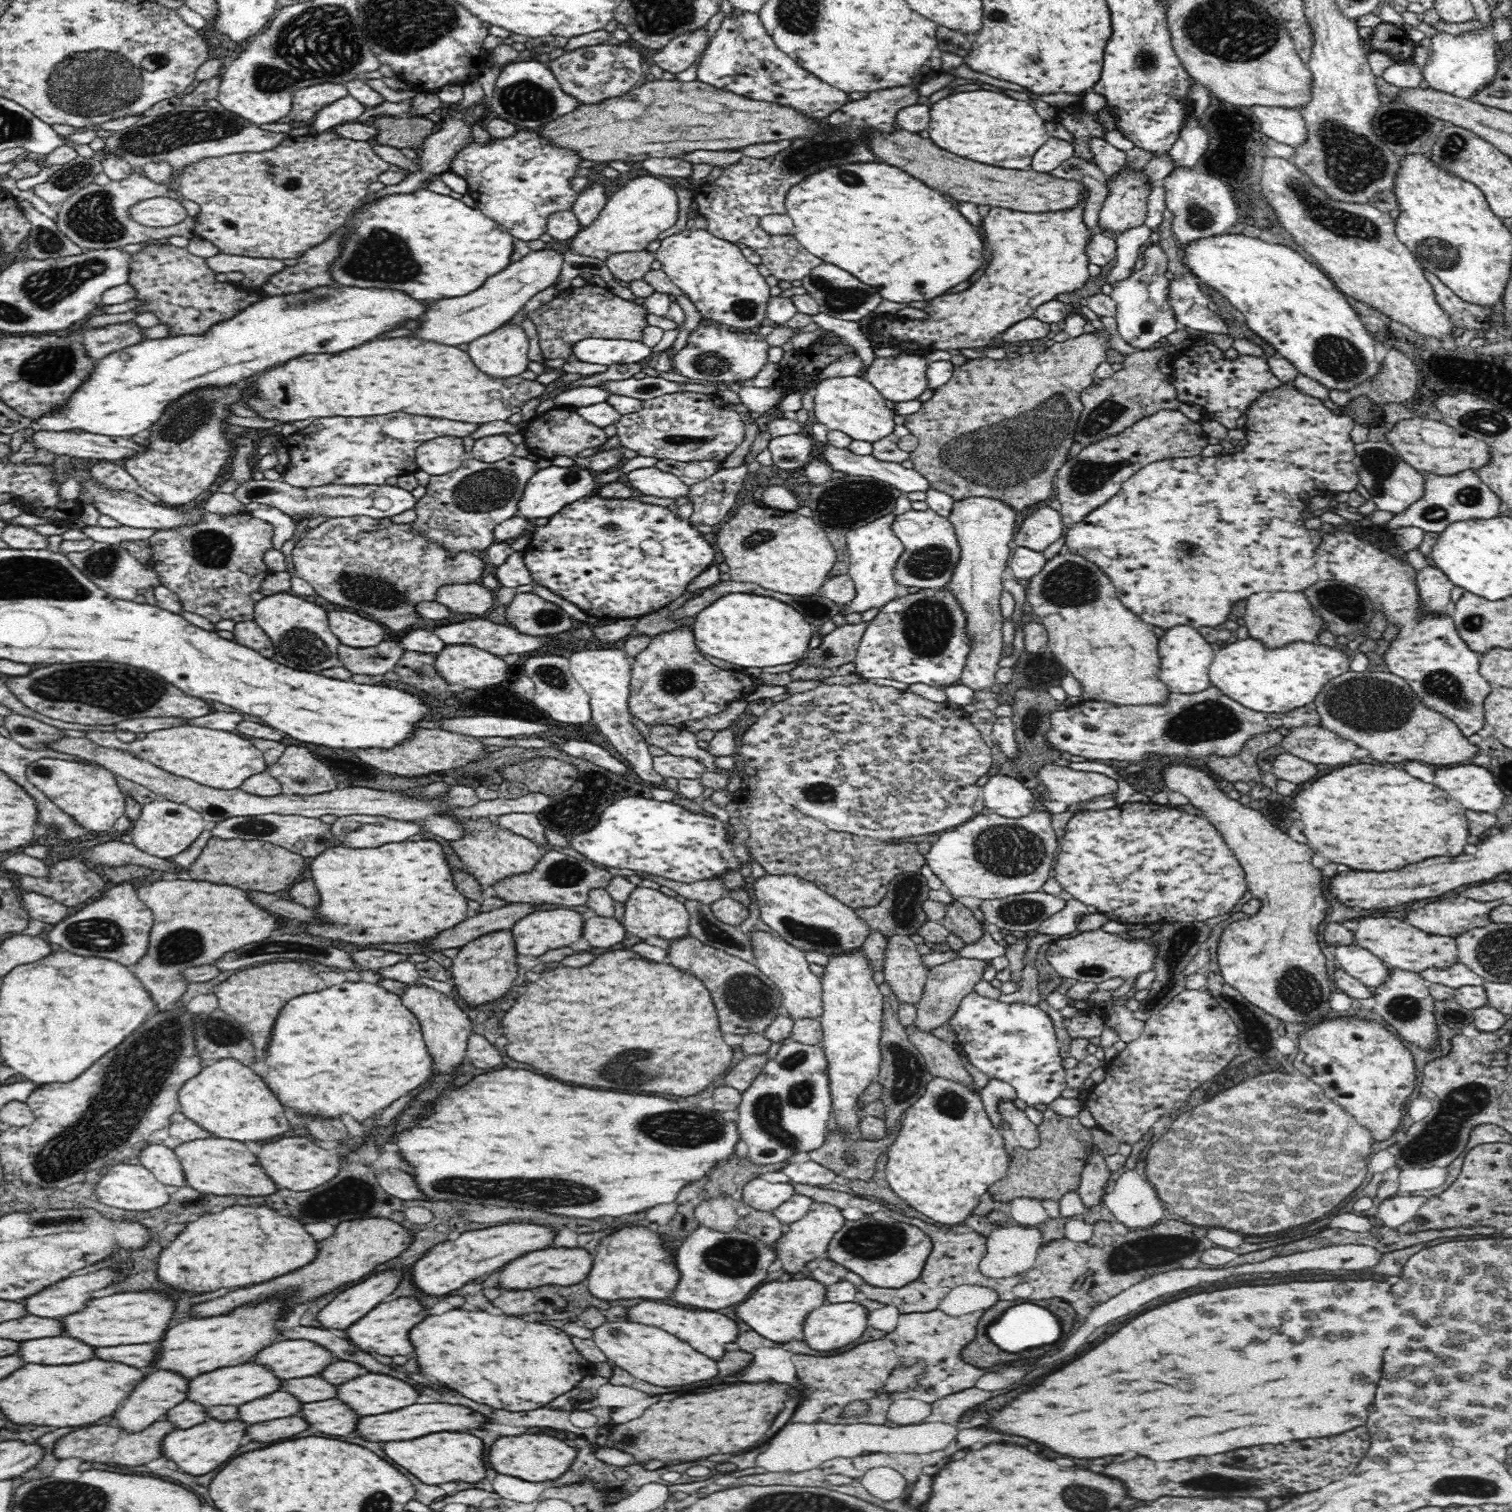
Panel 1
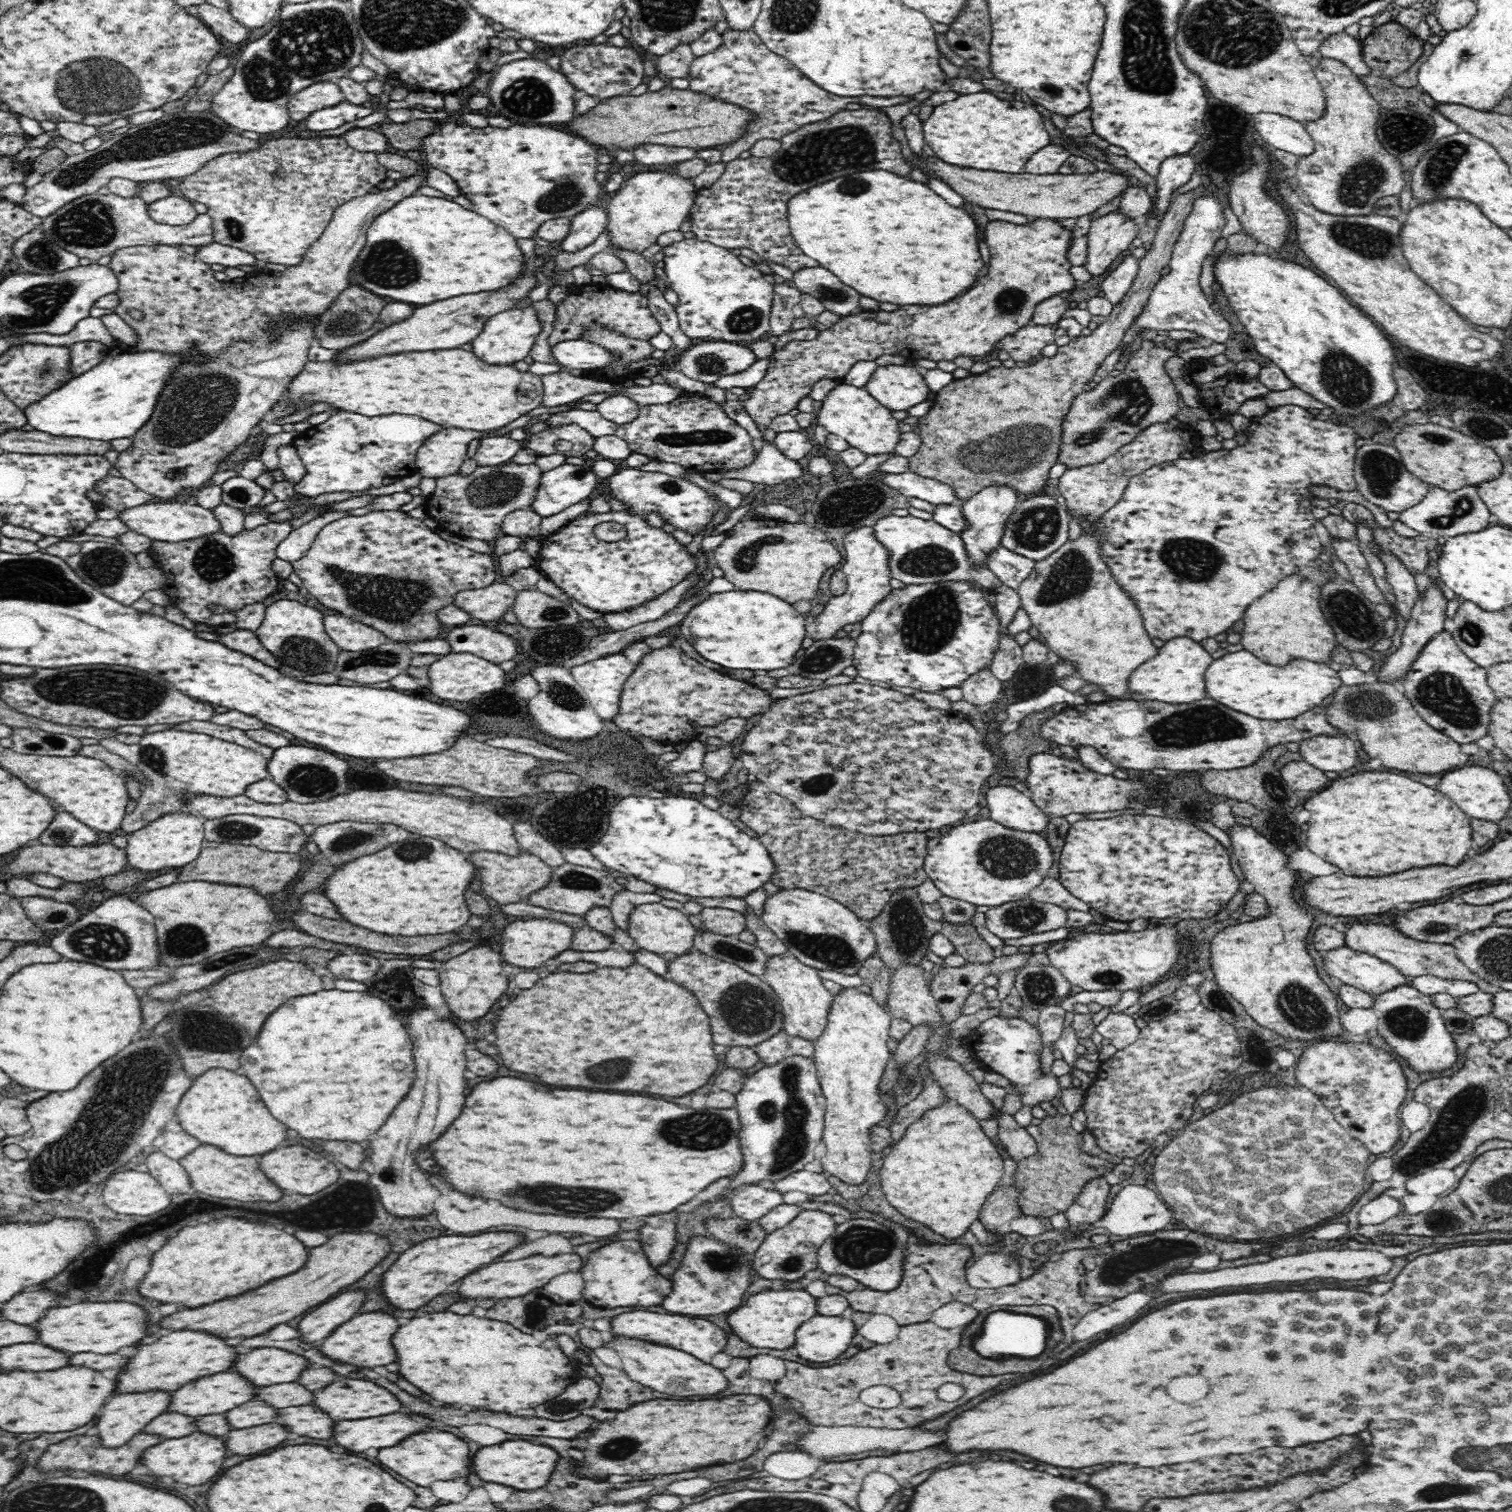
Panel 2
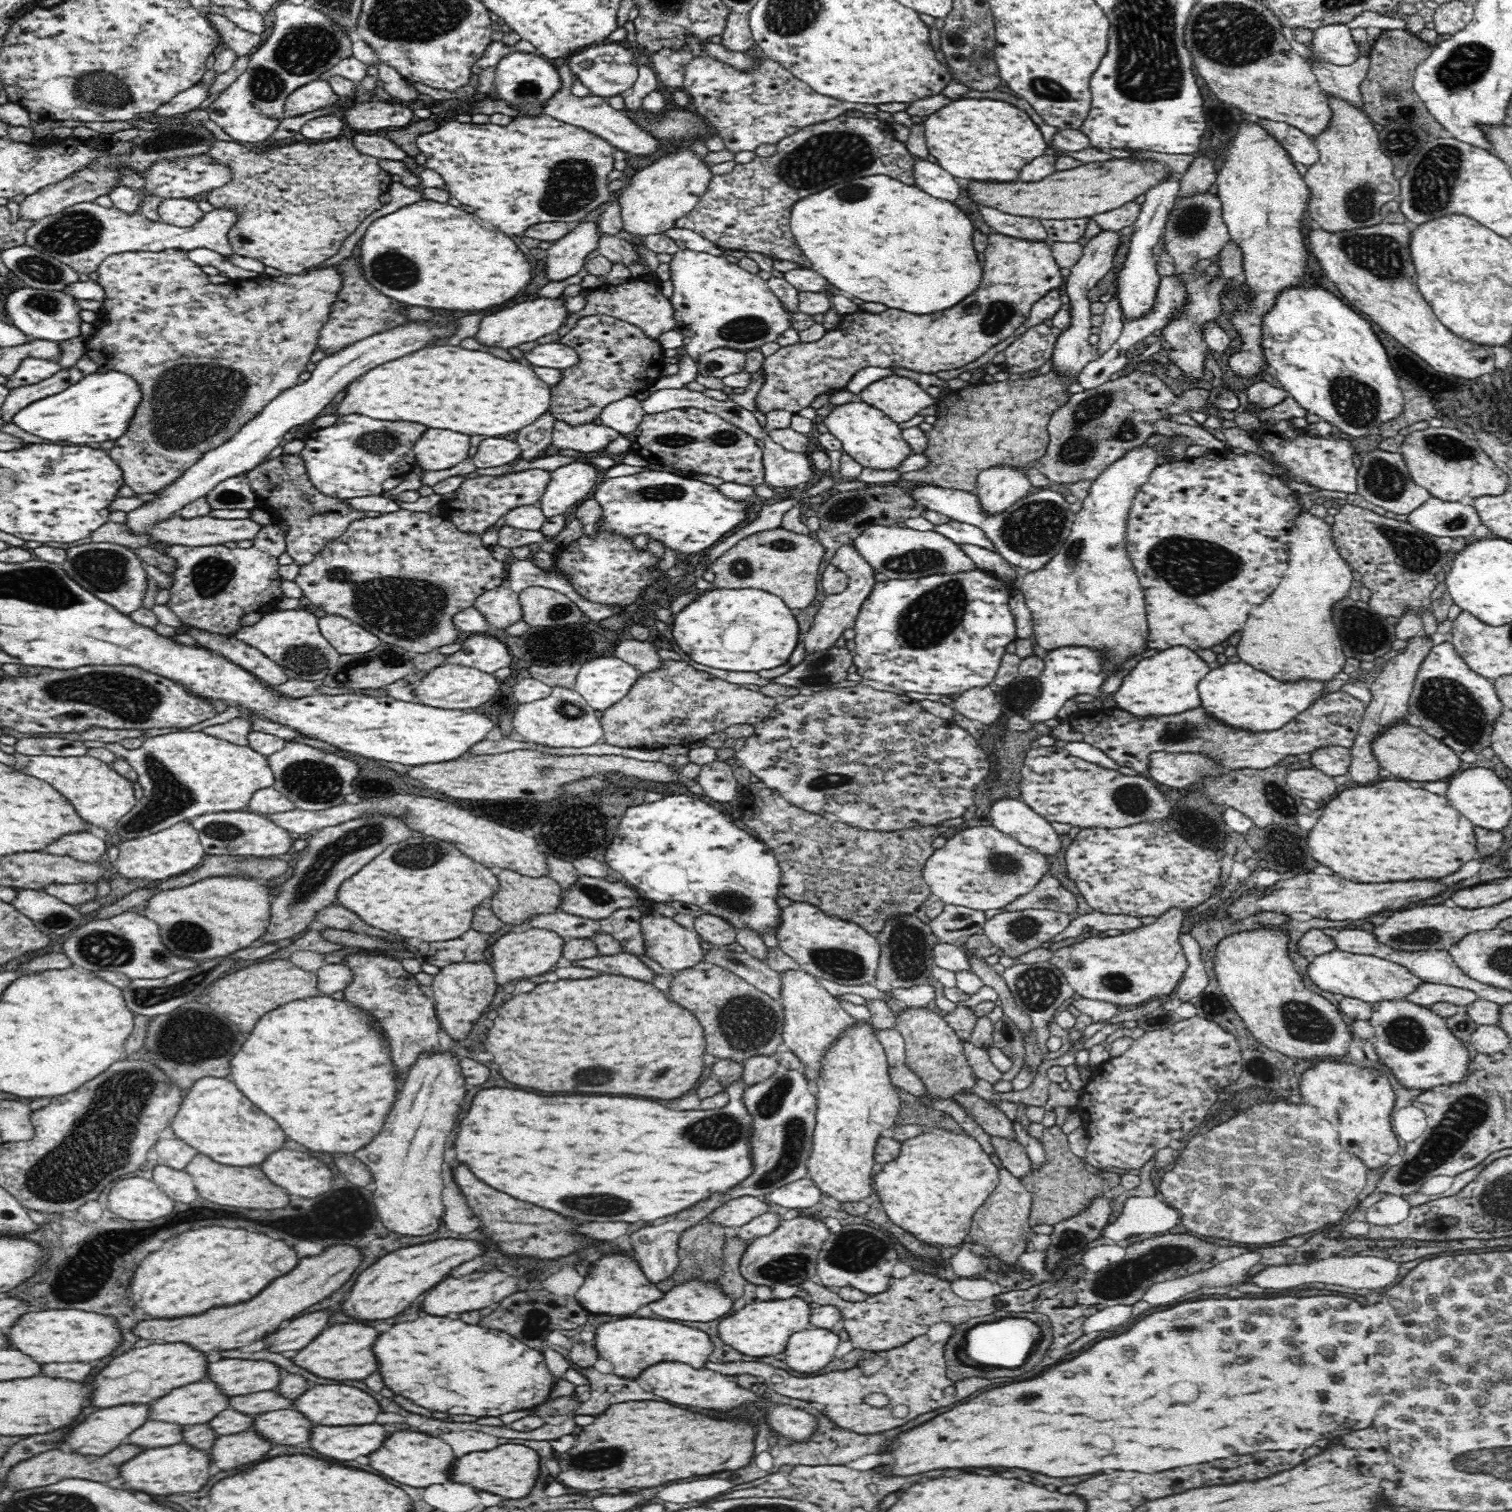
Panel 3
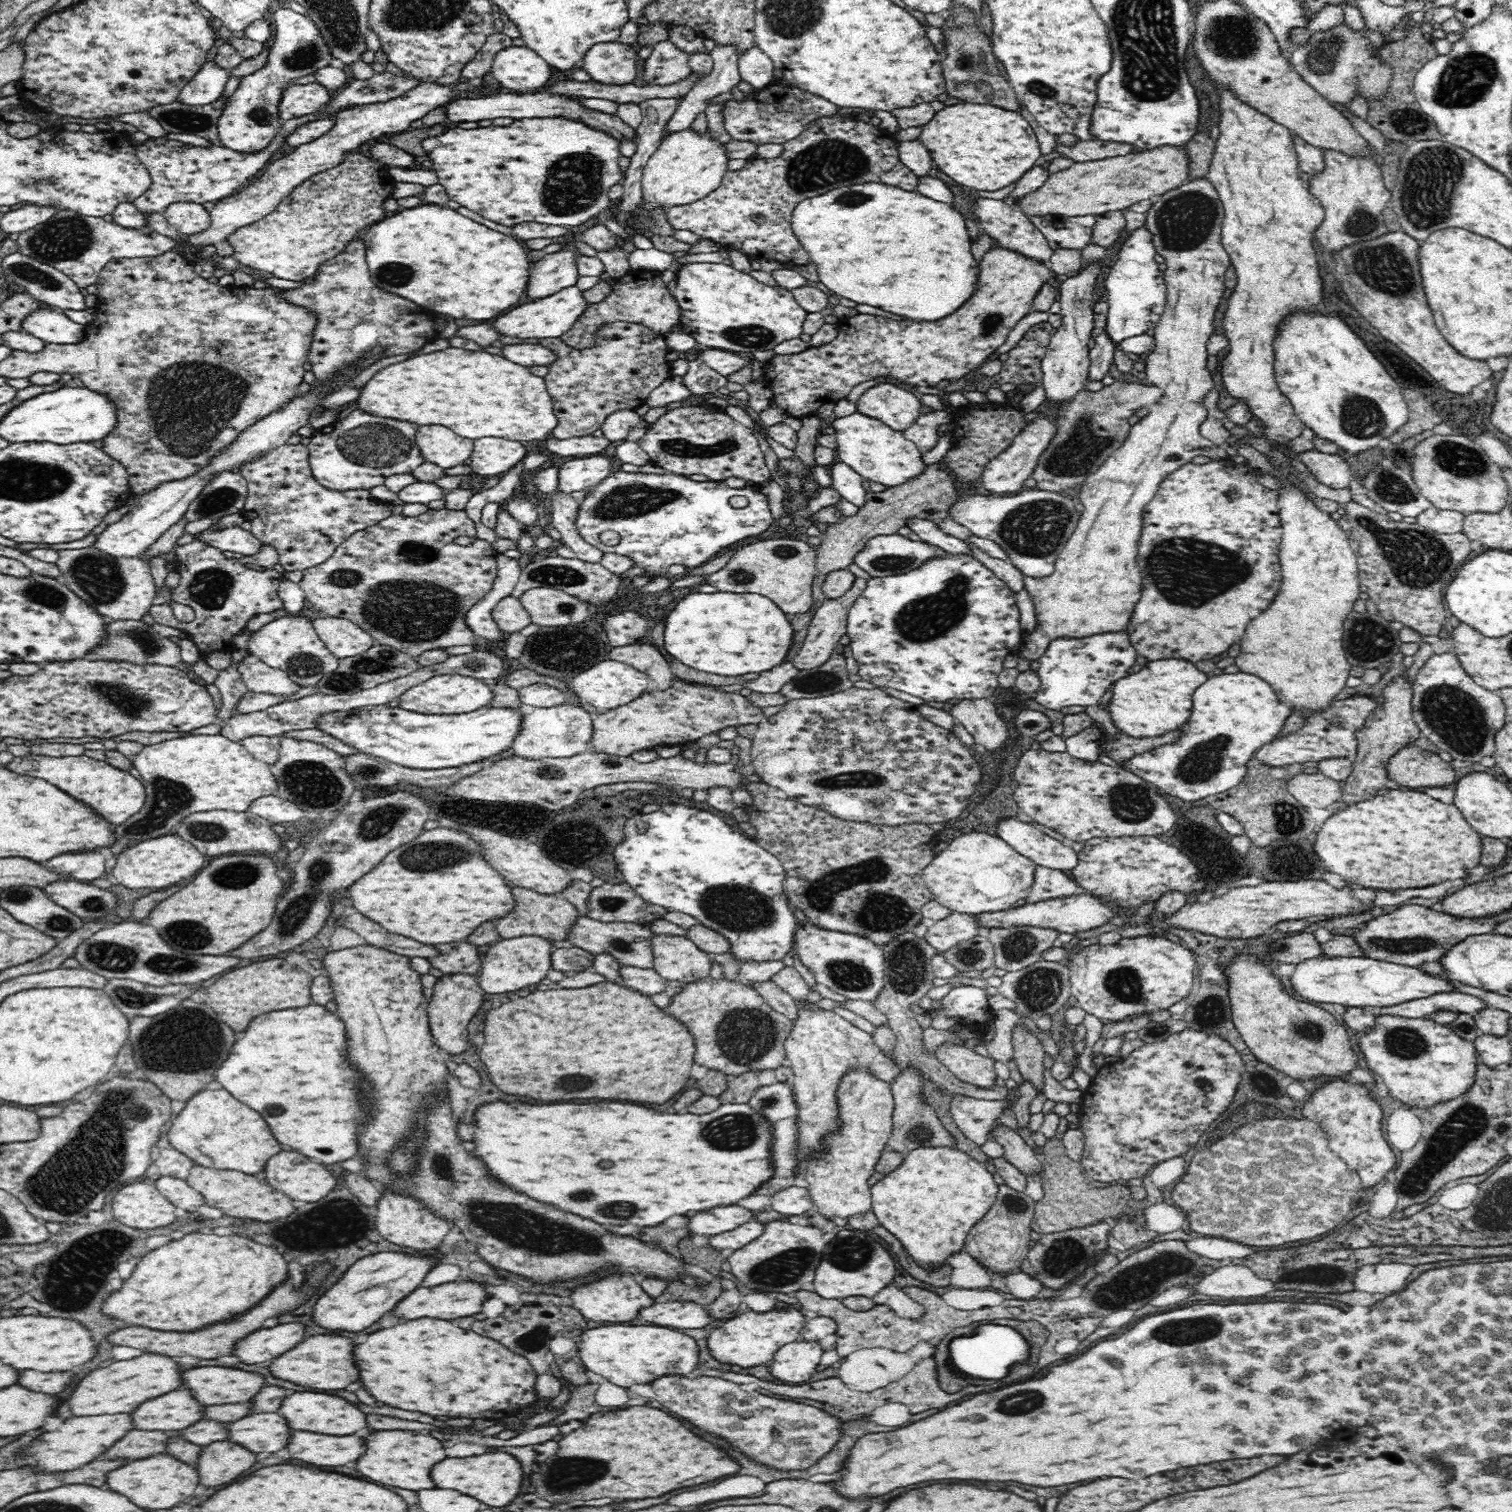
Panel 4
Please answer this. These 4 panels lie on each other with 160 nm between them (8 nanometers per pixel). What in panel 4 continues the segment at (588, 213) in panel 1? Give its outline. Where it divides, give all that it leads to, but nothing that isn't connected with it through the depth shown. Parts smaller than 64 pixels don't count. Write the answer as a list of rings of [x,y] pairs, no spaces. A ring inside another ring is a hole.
[[[575,242],[564,245],[567,249],[546,254],[534,262],[526,290],[530,300],[552,296],[560,289],[576,284],[579,274],[575,260],[580,255],[579,250],[575,247]]]

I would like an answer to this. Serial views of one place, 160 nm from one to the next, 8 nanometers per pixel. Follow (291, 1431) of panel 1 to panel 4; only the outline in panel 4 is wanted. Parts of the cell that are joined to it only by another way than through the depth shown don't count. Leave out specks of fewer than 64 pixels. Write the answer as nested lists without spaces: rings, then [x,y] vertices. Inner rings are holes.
[[[226,1439],[204,1446],[194,1465],[199,1472],[199,1484],[210,1488],[236,1480],[254,1462],[256,1454]]]

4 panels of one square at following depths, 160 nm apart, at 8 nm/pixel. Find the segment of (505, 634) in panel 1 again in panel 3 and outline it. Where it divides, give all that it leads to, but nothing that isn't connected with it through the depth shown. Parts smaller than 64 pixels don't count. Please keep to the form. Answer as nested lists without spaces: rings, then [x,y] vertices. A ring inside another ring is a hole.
[[[486,634],[467,637],[461,642],[460,650],[445,655],[445,664],[471,666],[482,672],[494,674],[500,668],[509,666],[511,656],[505,643]]]

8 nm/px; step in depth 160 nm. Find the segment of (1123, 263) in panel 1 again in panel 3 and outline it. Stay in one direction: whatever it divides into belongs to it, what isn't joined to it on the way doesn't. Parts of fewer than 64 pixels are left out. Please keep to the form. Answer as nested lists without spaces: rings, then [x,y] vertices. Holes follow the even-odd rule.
[[[1115,281],[1113,284],[1114,292],[1111,294],[1112,299],[1105,304],[1105,311],[1103,312],[1103,324],[1100,327],[1099,341],[1094,346],[1098,357],[1102,357],[1108,350],[1112,348],[1123,329],[1123,312],[1120,308],[1119,300],[1117,300],[1117,286],[1119,282]]]

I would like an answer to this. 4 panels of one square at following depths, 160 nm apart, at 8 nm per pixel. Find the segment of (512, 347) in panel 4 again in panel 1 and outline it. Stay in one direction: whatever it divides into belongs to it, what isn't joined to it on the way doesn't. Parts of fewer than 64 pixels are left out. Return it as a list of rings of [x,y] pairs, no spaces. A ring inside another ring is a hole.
[[[584,339],[575,346],[572,358],[592,364],[630,364],[653,356],[650,347],[640,341],[618,339]]]

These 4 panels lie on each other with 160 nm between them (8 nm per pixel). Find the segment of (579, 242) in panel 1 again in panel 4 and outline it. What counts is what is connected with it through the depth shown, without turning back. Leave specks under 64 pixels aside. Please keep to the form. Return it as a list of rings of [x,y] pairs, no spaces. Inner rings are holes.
[[[690,128],[670,133],[642,170],[643,192],[640,206],[643,208],[633,212],[637,216],[633,220],[644,223],[648,212],[667,212],[670,206],[686,206],[704,198],[720,186],[724,173],[728,172],[728,161],[725,144],[715,140],[708,131],[706,134],[698,134]]]

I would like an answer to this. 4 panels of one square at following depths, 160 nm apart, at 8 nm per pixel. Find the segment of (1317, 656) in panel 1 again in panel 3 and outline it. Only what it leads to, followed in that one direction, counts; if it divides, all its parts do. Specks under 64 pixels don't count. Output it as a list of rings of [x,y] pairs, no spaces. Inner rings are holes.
[[[1244,662],[1225,663],[1220,668],[1210,670],[1200,679],[1198,693],[1201,707],[1213,718],[1242,730],[1270,732],[1288,724],[1301,712],[1310,708],[1324,694],[1326,683],[1318,680],[1297,680],[1297,682],[1278,682],[1272,676],[1244,664]]]

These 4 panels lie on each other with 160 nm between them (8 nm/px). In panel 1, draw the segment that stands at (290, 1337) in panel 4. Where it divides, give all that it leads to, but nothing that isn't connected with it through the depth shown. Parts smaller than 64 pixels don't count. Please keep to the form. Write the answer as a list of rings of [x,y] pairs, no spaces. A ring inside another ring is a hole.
[[[380,1272],[370,1280],[364,1280],[362,1284],[340,1292],[318,1312],[316,1320],[326,1330],[345,1330],[356,1320],[366,1316],[370,1310],[376,1309],[386,1296],[396,1290],[400,1280],[400,1272]]]

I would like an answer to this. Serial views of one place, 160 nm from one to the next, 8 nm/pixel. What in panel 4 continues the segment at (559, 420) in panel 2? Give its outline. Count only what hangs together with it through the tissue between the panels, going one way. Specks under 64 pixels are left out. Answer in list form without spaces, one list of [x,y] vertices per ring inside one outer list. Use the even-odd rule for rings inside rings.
[[[551,436],[546,440],[546,448],[558,455],[558,461],[569,458],[587,457],[611,452],[612,442],[605,436],[580,436],[558,440]]]

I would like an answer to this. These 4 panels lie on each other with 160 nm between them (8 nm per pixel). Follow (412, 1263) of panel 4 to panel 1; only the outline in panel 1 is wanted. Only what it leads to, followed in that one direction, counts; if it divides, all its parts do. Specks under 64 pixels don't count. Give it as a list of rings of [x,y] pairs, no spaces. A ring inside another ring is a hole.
[[[504,1224],[504,1226],[492,1226],[484,1230],[470,1230],[460,1234],[458,1240],[452,1242],[442,1242],[430,1248],[430,1254],[420,1258],[412,1266],[412,1282],[414,1286],[424,1292],[426,1296],[440,1296],[448,1294],[456,1288],[462,1288],[466,1282],[492,1272],[510,1260],[524,1256],[526,1252],[542,1250],[552,1244],[554,1230],[540,1226],[540,1224]]]

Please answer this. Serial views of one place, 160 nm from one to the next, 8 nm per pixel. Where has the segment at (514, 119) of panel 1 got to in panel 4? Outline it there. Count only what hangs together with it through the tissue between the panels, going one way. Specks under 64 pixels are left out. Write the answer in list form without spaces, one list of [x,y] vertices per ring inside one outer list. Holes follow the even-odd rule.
[[[526,45],[504,47],[493,58],[490,73],[500,87],[518,94],[532,93],[552,80],[551,66]]]

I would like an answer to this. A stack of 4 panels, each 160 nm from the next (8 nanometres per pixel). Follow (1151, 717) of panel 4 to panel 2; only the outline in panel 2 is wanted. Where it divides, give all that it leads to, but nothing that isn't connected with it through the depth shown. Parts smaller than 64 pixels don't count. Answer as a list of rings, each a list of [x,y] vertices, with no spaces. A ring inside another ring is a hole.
[[[1182,636],[1170,638],[1158,649],[1156,656],[1132,672],[1132,678],[1128,682],[1129,700],[1188,704],[1206,699],[1208,697],[1204,676],[1213,660],[1211,654],[1200,645],[1200,642]]]

